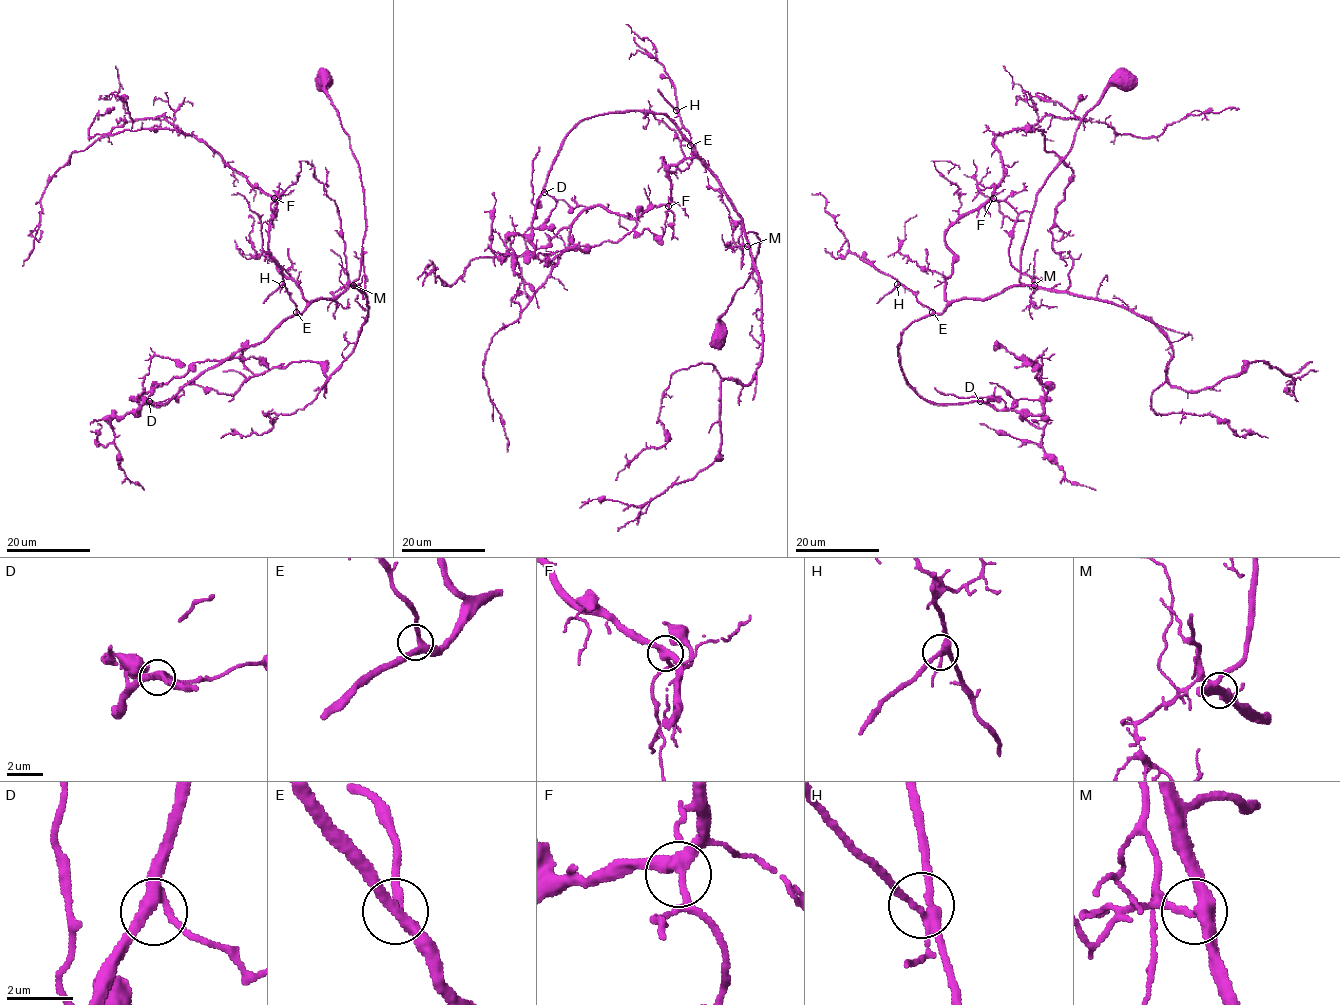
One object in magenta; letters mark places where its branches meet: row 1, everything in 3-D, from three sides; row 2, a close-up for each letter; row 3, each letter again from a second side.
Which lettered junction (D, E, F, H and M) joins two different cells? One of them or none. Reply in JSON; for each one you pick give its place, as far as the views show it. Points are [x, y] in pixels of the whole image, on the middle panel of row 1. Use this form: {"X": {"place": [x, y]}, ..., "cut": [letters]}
{"cut": []}

